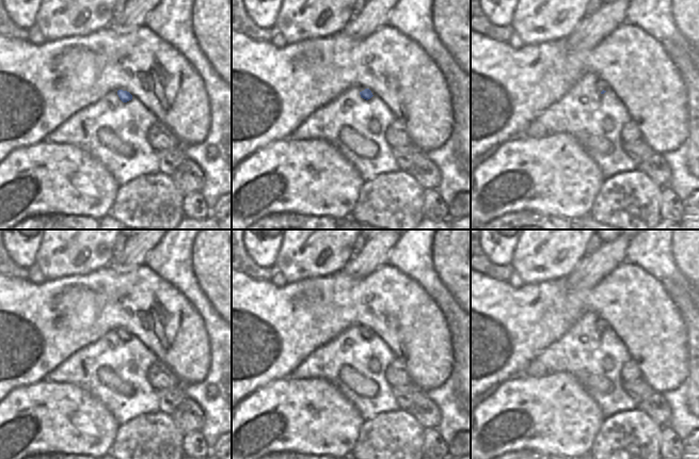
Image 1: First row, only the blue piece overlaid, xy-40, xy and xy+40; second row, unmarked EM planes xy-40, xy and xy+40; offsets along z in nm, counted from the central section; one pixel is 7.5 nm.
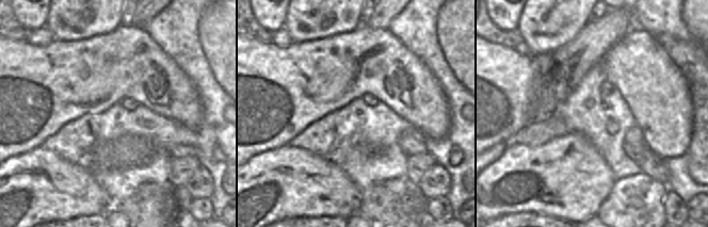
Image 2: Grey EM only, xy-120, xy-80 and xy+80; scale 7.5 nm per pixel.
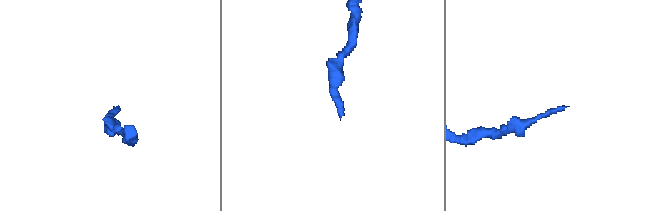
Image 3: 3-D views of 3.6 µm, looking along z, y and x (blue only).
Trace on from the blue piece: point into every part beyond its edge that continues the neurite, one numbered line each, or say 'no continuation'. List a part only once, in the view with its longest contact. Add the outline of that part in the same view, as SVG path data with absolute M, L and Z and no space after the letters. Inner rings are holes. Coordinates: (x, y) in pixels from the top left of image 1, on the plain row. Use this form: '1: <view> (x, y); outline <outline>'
1: xy+40 (600, 323); outline M598 318L597 321L595 321L595 328L598 330L599 333L601 333L601 331L604 329L604 330L608 330L608 323L601 319L601 318Z

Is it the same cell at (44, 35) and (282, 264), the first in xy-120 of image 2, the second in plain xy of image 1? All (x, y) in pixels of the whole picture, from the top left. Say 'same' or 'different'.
different

